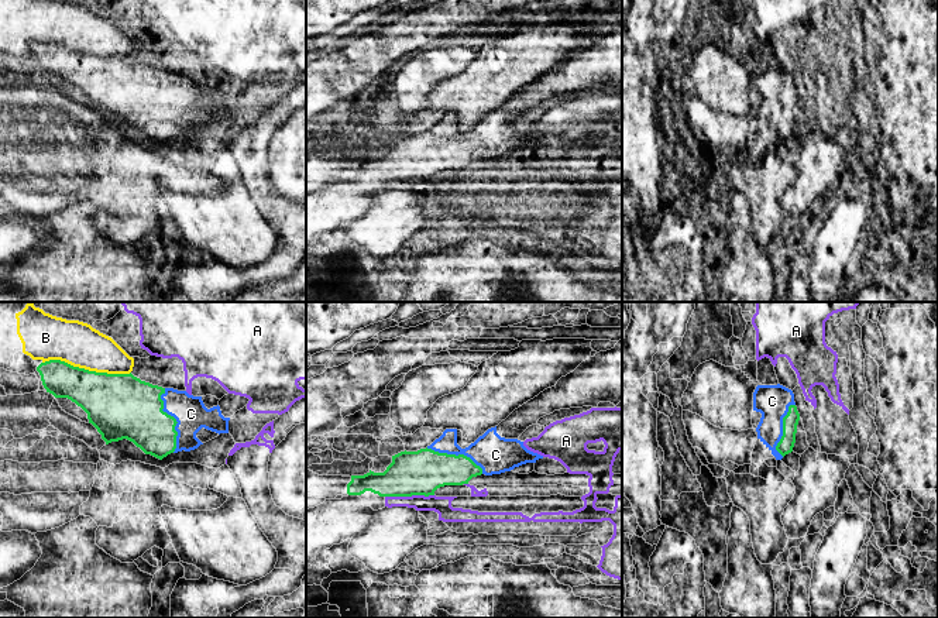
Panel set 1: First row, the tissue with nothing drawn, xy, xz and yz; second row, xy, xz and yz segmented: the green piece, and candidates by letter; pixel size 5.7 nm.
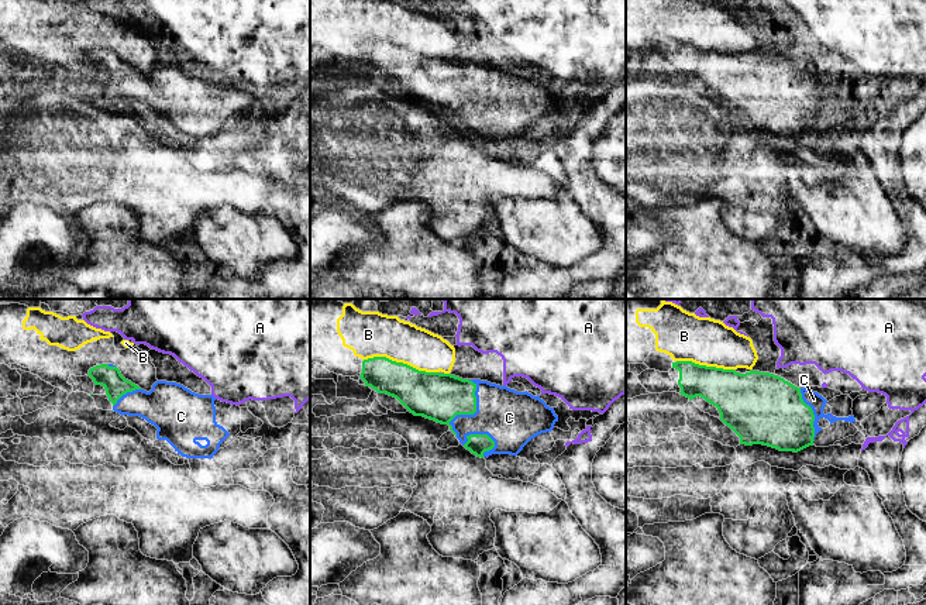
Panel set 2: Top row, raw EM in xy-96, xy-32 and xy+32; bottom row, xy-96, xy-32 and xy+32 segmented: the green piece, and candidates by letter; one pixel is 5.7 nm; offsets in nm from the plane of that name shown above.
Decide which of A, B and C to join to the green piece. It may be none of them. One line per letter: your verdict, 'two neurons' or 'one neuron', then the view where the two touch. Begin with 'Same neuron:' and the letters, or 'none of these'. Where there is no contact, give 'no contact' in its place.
Same neuron: C
A: two neurons | xz
B: two neurons | xy
C: one neuron | xy

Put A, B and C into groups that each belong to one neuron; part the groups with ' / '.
A / B / C

